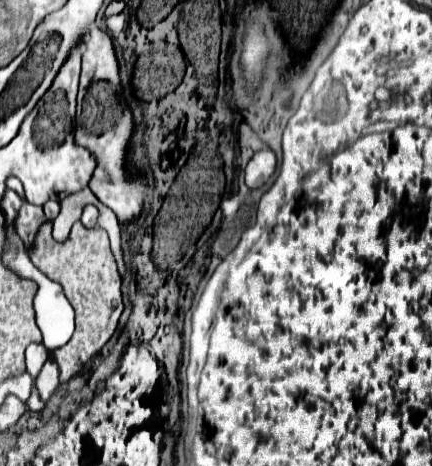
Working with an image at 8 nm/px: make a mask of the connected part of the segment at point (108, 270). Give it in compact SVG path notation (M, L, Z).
M47 221L41 225L41 235L35 243L35 255L31 255L31 259L35 267L45 269L47 277L63 285L63 291L75 309L75 333L63 349L53 353L61 367L61 381L67 383L77 377L83 365L113 337L123 313L121 277L109 247L109 235L105 229L87 229L81 223L75 223L69 239L65 243L57 243L51 237L51 223Z

